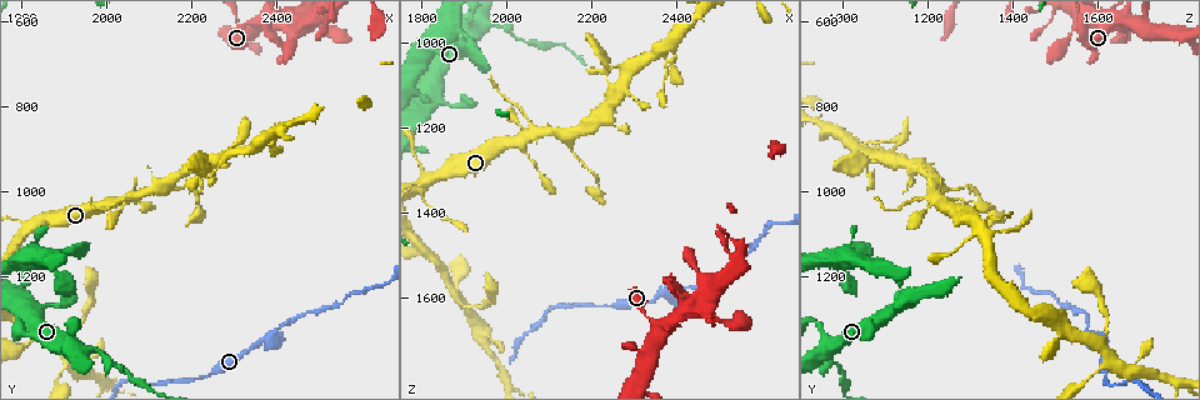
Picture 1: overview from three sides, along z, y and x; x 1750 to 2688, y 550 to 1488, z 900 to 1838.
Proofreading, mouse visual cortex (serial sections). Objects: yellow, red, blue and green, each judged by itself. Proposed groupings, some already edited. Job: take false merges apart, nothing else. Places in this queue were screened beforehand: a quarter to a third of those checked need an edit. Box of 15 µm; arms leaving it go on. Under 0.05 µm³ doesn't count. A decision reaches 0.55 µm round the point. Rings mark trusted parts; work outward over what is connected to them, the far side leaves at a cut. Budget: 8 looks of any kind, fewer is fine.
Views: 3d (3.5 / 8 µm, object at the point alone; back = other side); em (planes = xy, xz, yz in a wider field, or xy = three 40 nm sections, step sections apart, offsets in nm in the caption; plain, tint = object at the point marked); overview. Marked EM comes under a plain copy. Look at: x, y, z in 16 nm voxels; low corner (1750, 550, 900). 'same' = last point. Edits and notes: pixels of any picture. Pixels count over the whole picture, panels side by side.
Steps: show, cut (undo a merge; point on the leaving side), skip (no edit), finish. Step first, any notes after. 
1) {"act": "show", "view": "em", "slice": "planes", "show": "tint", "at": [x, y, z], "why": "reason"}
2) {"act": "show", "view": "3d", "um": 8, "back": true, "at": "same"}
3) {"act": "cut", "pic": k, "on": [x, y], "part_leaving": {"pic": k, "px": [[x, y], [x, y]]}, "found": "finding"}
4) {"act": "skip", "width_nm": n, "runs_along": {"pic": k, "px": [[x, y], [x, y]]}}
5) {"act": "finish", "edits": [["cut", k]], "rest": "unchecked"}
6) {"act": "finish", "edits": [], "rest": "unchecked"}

{"act": "show", "view": "3d", "um": 3.5, "at": [2385, 1345, 1580], "why": "a fork"}

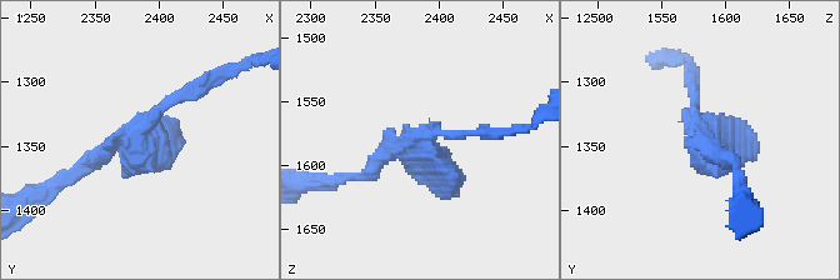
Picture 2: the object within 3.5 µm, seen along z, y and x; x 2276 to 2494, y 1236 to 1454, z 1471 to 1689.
{"act": "show", "view": "em", "slice": "xy", "step": 1, "show": "tint", "at": [2384, 1344, 1582]}

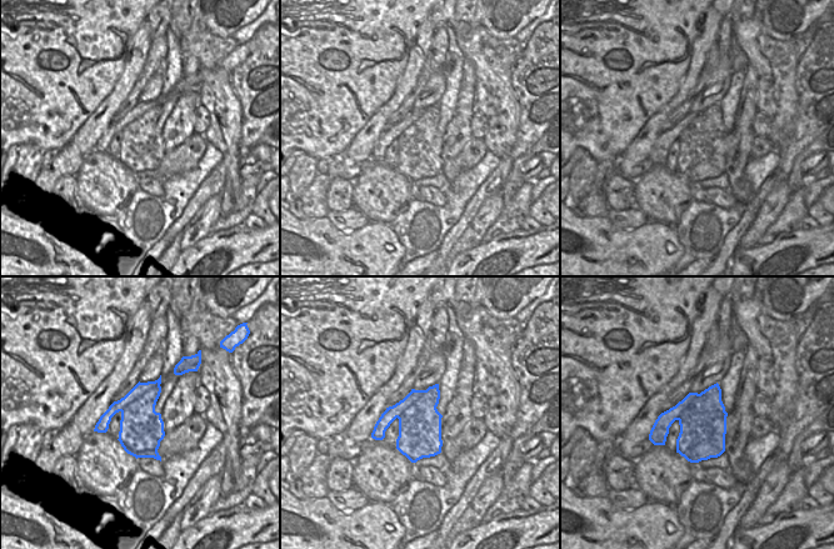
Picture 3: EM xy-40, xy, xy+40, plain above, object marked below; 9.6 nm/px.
{"act": "cut", "pic": 2, "on": [175, 149], "found": "two cells meet here"}

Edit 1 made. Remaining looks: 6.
{"act": "show", "view": "overview"}

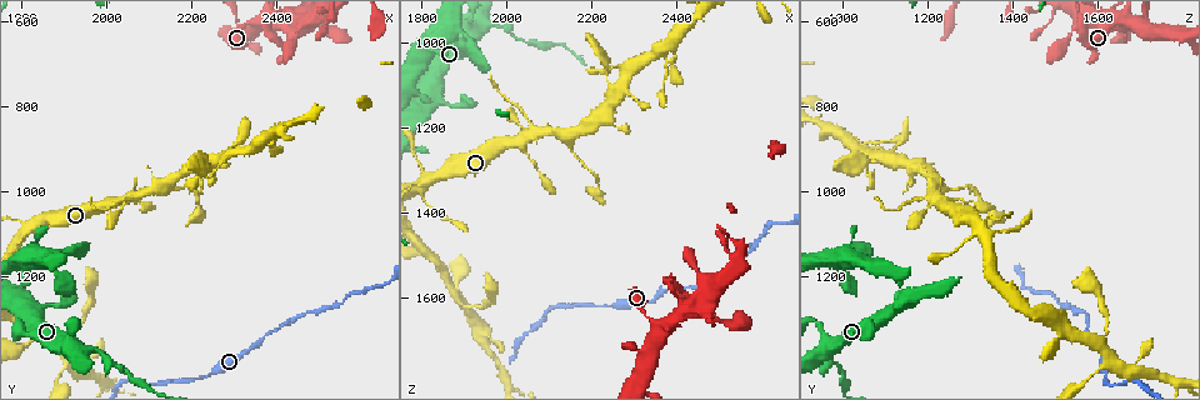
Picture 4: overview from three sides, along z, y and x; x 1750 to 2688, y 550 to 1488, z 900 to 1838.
{"act": "show", "view": "3d", "um": 8, "at": [1815, 1090, 1385], "why": "narrows sharply"}

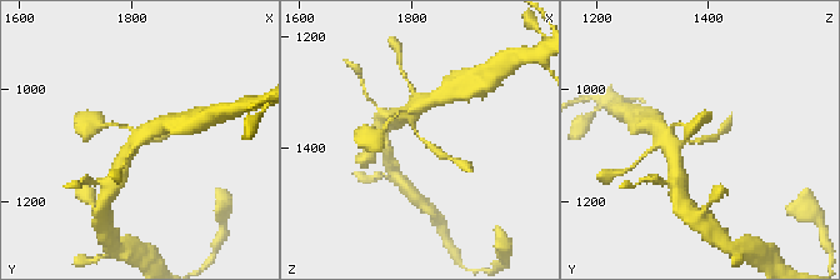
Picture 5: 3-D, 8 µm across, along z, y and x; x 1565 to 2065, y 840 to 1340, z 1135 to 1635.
{"act": "show", "view": "em", "slice": "xy", "step": 2, "show": "tint", "at": [1810, 1095, 1385], "why": "now the EM"}

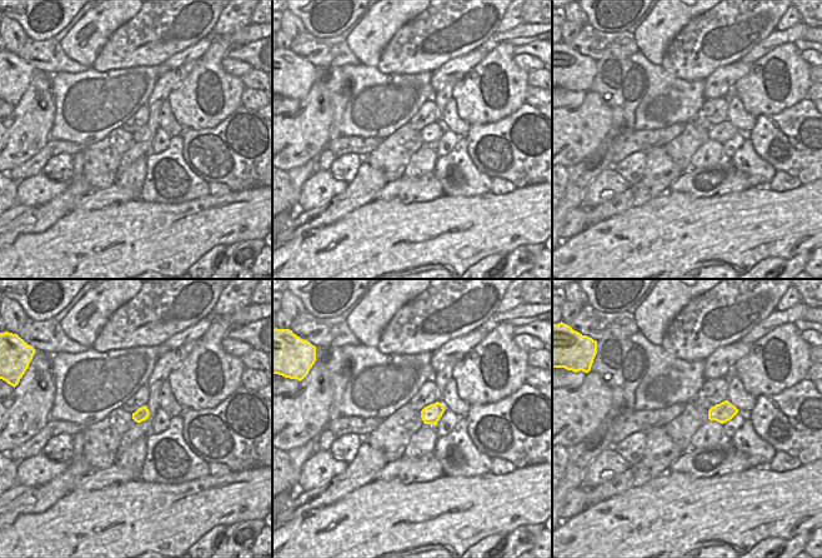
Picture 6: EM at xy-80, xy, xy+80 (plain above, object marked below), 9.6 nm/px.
{"act": "skip", "found": "one cell here"}

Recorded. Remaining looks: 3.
{"act": "show", "view": "3d", "um": 3.5, "at": [1945, 1370, 960], "why": "looks like a crossing"}

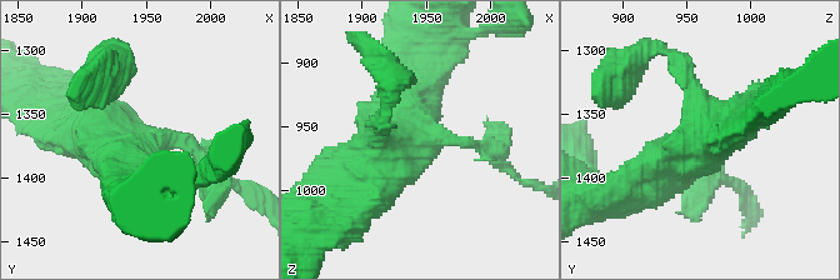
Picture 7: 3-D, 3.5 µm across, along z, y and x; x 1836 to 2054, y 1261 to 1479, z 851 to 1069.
{"act": "show", "view": "em", "slice": "xy", "step": 5, "show": "tint", "at": [1946, 1374, 956], "arms": 4, "arm_widths_nm": [150, 200, 450, 600], "why": "shape alone is not enough"}

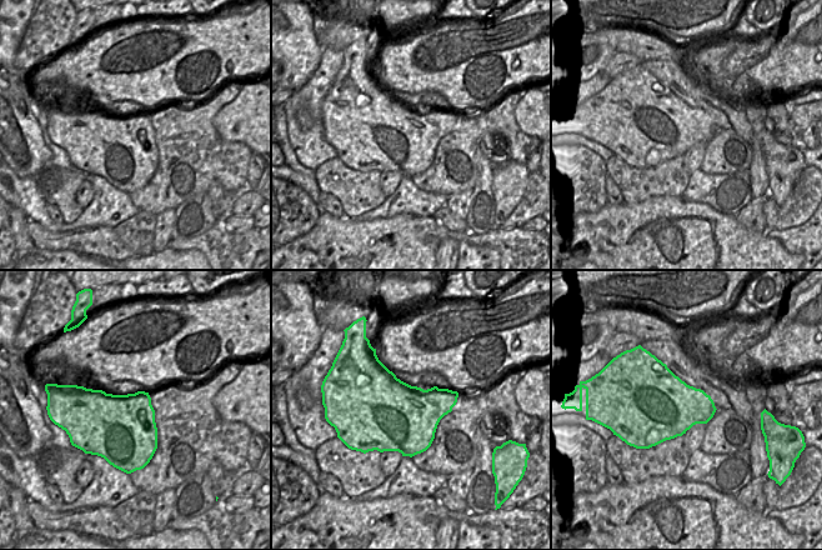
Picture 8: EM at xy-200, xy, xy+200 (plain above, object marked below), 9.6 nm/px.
{"act": "cut", "pic": 7, "on": [703, 186], "found": "two cells meet here"}

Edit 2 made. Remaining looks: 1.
{"act": "finish", "edits": [["cut", 2], ["cut", 7]], "rest": "unchecked"}

